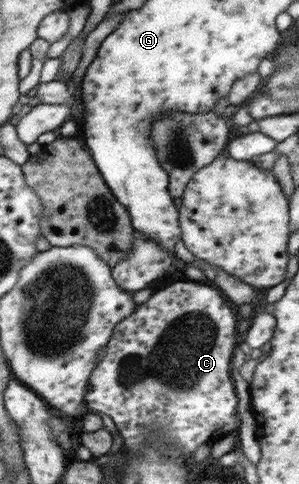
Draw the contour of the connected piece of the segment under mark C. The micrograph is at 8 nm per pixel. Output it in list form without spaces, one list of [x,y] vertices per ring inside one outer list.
[[[186,279],[158,289],[115,326],[104,359],[90,374],[85,403],[93,411],[110,417],[114,429],[123,438],[123,452],[142,454],[150,435],[162,429],[160,441],[168,449],[178,447],[184,459],[192,460],[200,445],[212,446],[224,435],[239,429],[238,397],[231,376],[232,353],[239,342],[238,324],[232,302],[208,283]]]

